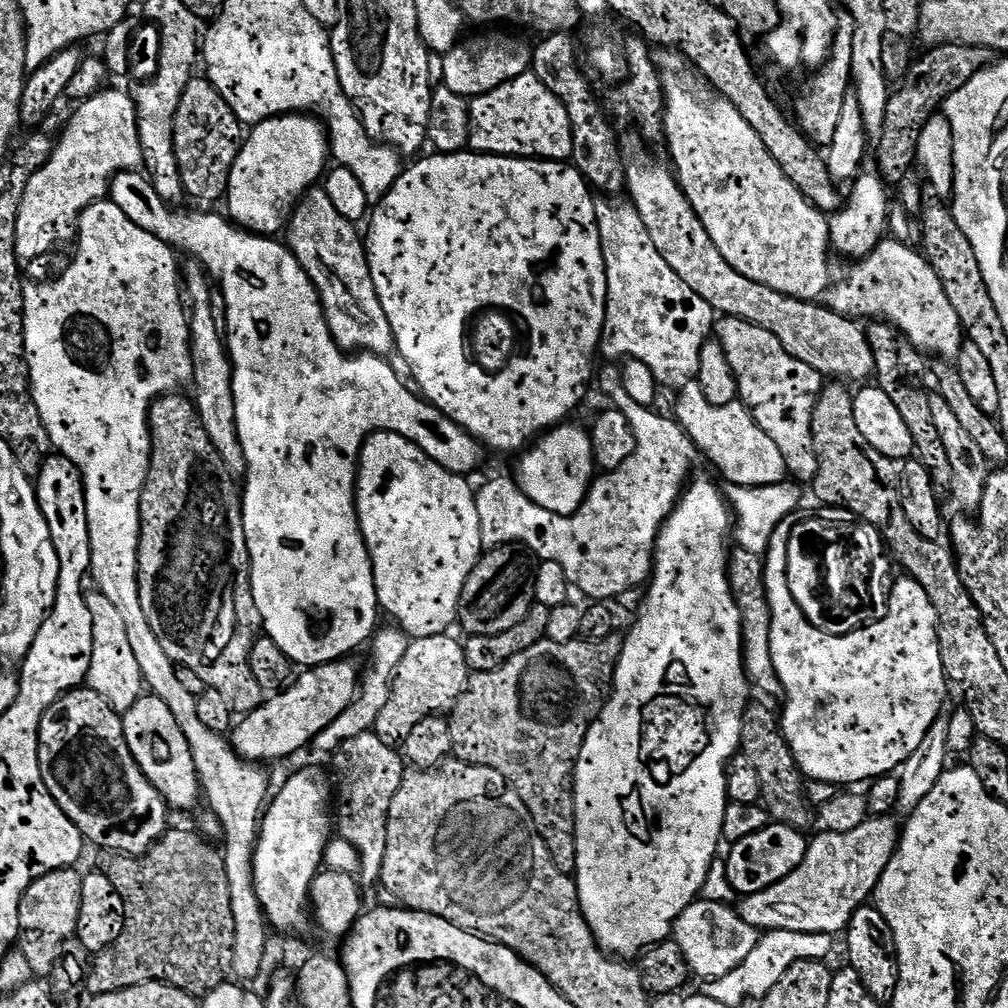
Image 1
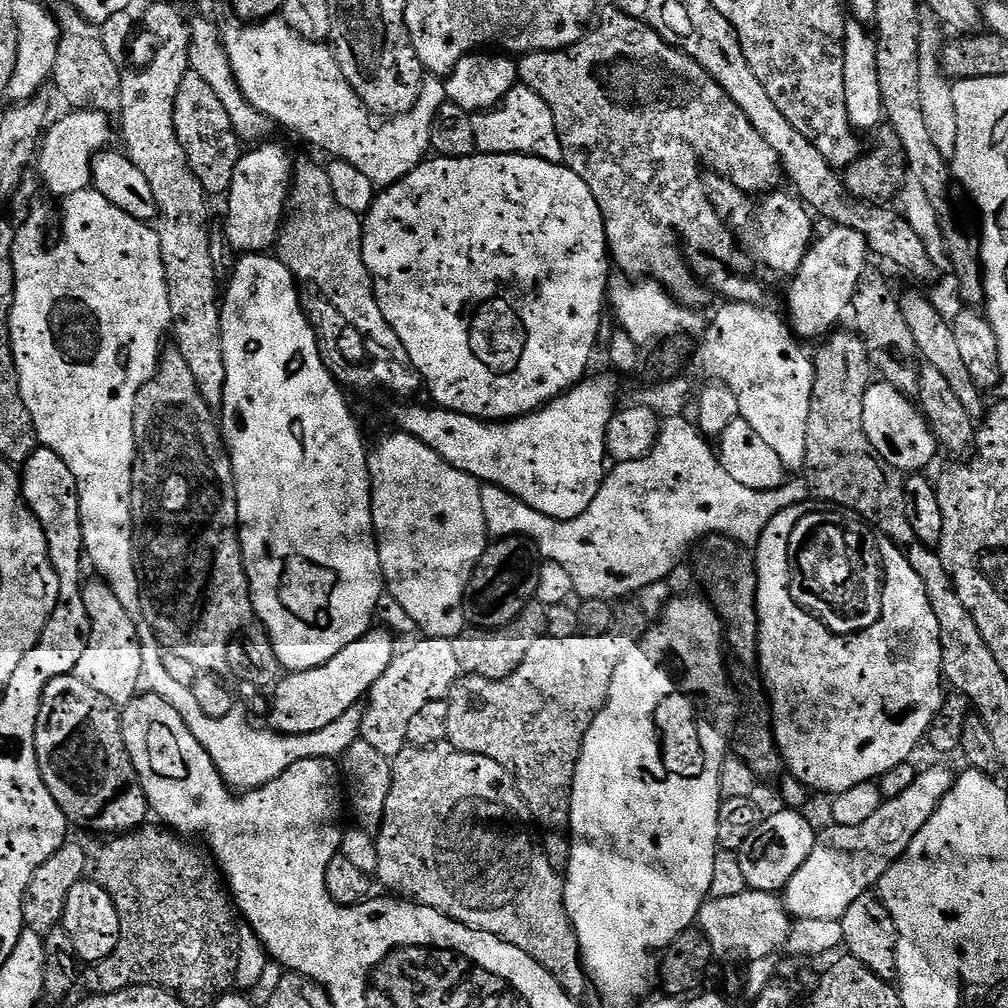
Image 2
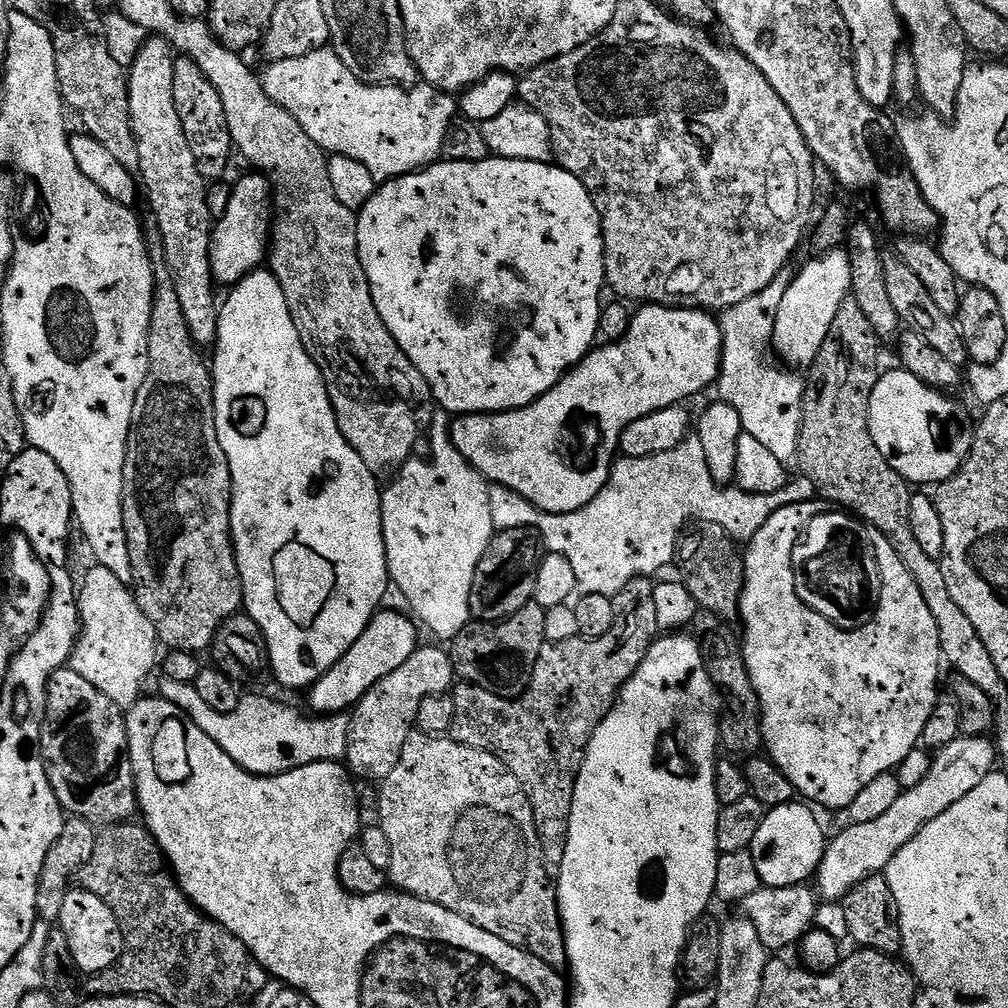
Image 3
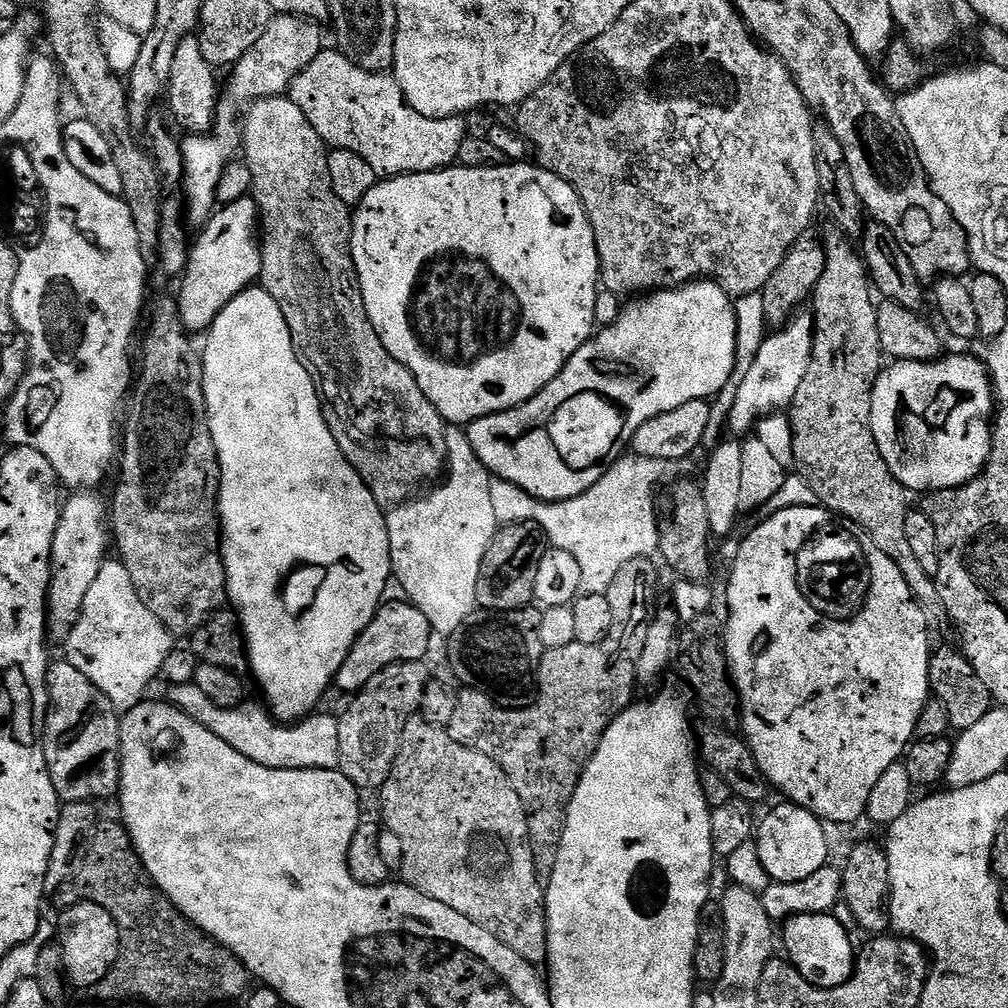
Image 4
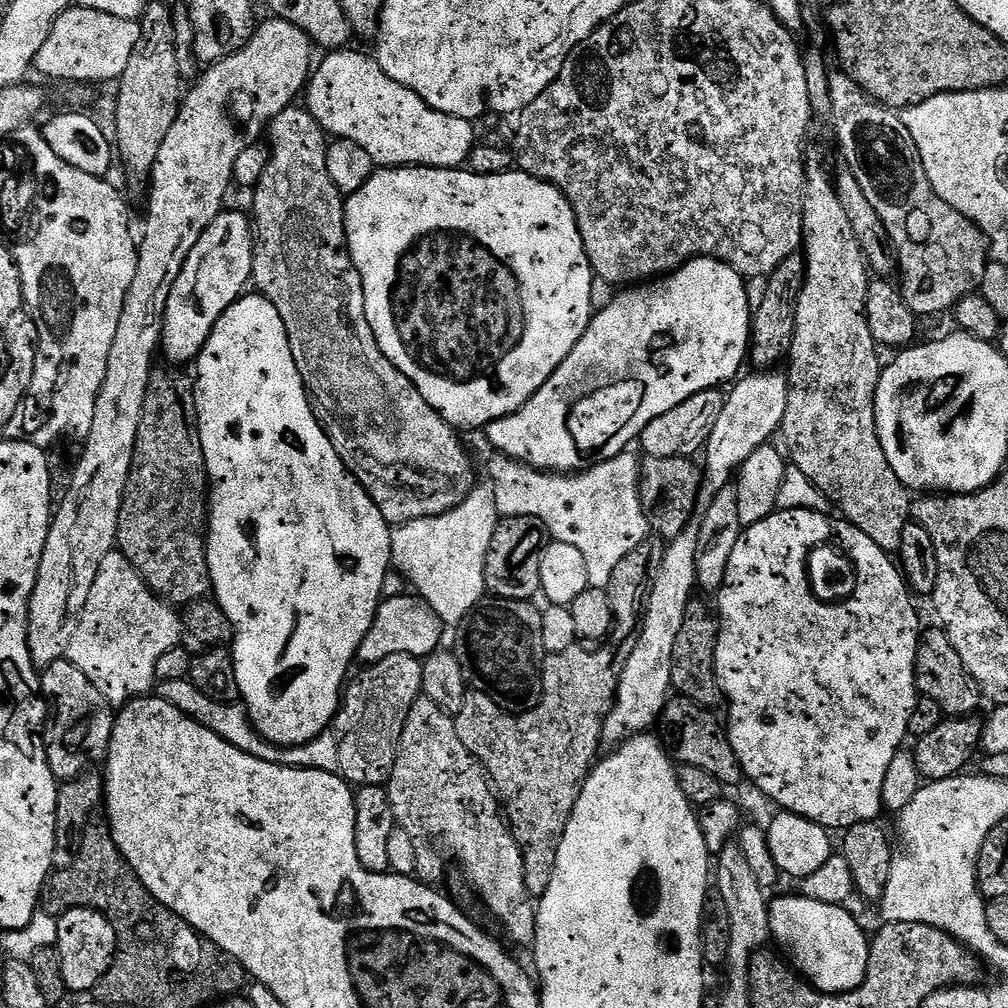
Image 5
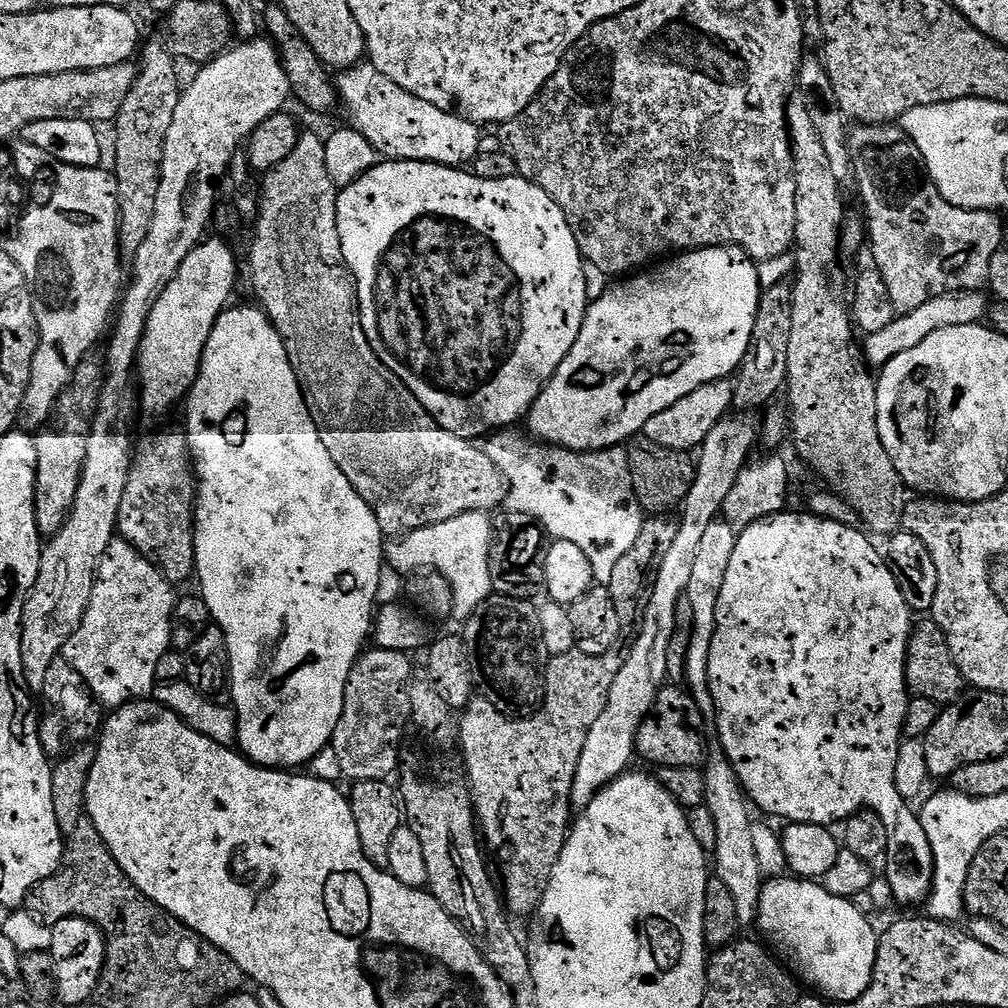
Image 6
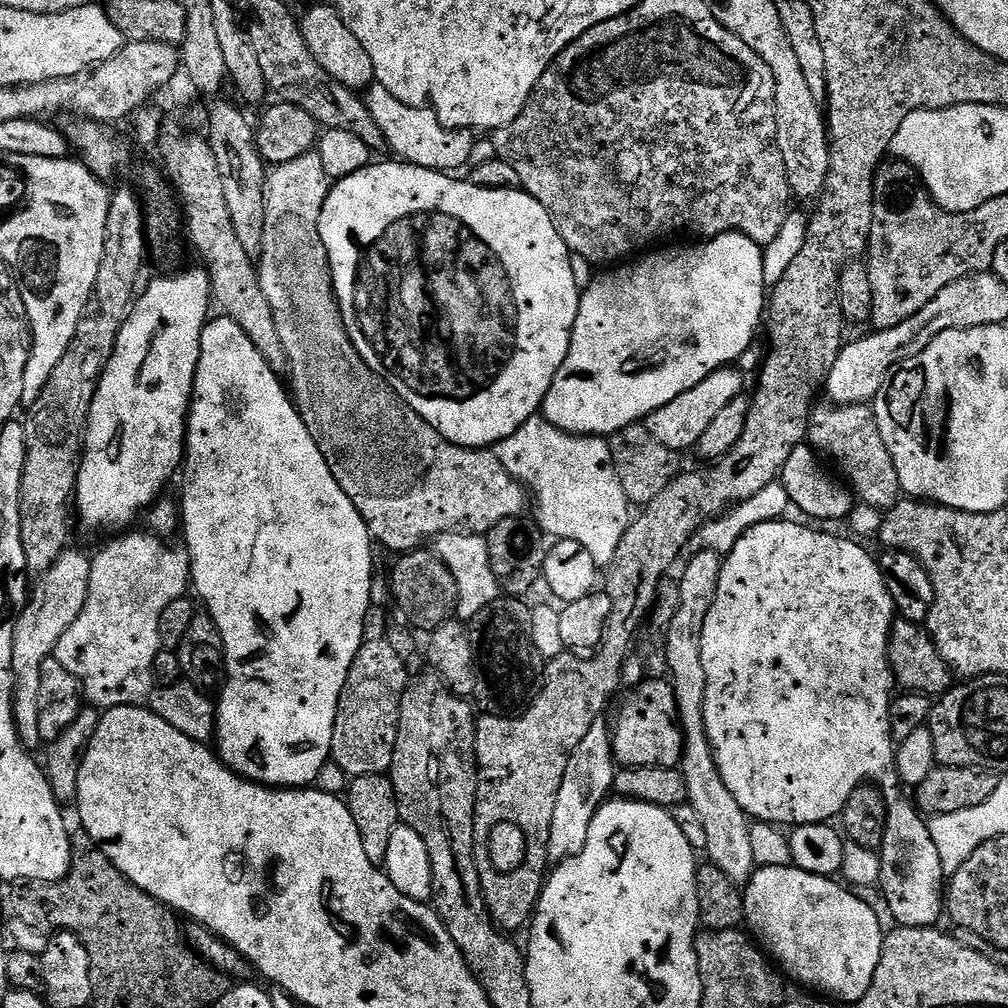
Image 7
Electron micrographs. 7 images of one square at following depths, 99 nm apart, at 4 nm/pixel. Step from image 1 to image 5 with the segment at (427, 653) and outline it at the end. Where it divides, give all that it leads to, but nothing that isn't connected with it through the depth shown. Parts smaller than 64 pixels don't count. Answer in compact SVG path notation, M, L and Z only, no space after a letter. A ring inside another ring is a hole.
M390 654L377 664L367 665L361 676L353 675L342 693L340 708L334 721L334 735L338 742L339 775L353 786L384 786L394 770L402 730L416 700L422 696L422 663L417 657Z

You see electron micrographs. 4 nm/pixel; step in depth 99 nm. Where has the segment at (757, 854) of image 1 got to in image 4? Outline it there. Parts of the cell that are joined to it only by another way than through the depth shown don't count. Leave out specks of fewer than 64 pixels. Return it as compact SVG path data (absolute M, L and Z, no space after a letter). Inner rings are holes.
M791 802L783 803L770 809L761 820L759 817L754 828L754 843L772 882L802 882L802 878L810 878L814 870L822 870L829 863L828 836L820 817Z

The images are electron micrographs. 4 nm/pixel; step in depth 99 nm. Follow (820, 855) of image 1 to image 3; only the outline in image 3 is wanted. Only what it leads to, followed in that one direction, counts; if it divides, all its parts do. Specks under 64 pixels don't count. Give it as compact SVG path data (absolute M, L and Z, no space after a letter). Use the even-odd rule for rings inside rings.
M963 734L957 737L940 753L935 753L926 778L922 778L918 786L901 791L898 802L894 802L894 806L890 806L882 818L861 824L849 823L845 832L827 841L824 857L814 877L815 887L825 901L843 901L853 887L868 877L883 873L894 854L898 854L906 842L915 838L920 829L954 806L954 802L962 802L962 798L966 798L966 794L970 794L970 790L974 790L974 786L981 784L993 771L998 753L997 745L991 739Z

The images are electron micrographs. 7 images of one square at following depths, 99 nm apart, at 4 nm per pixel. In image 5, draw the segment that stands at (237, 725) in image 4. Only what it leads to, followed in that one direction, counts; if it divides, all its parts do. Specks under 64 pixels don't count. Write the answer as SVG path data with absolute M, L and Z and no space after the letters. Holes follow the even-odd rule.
M166 682L162 685L162 698L166 702L170 702L170 706L182 710L182 714L186 714L191 720L197 720L202 726L214 730L214 734L218 734L218 738L230 742L230 746L238 746L238 750L242 750L254 758L262 758L262 762L274 762L291 768L309 768L310 770L326 770L335 773L340 771L338 742L331 731L324 732L318 738L293 748L280 748L277 744L272 744L256 733L251 720L248 719L248 710L243 703L211 700L191 682Z

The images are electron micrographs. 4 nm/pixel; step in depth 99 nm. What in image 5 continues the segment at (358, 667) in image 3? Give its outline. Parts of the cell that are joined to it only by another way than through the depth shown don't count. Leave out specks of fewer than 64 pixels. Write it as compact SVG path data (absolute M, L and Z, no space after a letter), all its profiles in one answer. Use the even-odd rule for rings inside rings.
M415 594L390 596L381 599L380 609L376 612L374 622L370 626L366 638L362 638L362 646L358 653L361 665L377 664L382 658L390 658L390 654L406 654L423 658L431 656L441 647L442 622L438 618L437 612Z

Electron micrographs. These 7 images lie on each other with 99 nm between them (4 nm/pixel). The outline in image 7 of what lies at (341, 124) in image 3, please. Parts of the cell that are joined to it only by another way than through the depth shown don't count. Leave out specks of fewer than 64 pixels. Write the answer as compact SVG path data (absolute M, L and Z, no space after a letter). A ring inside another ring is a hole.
M373 84L366 92L366 103L374 122L384 135L385 145L397 152L401 161L417 164L420 168L435 168L437 172L455 173L455 168L465 167L471 158L474 136L471 131L446 128L432 112L431 108L409 106L390 92L390 90Z

